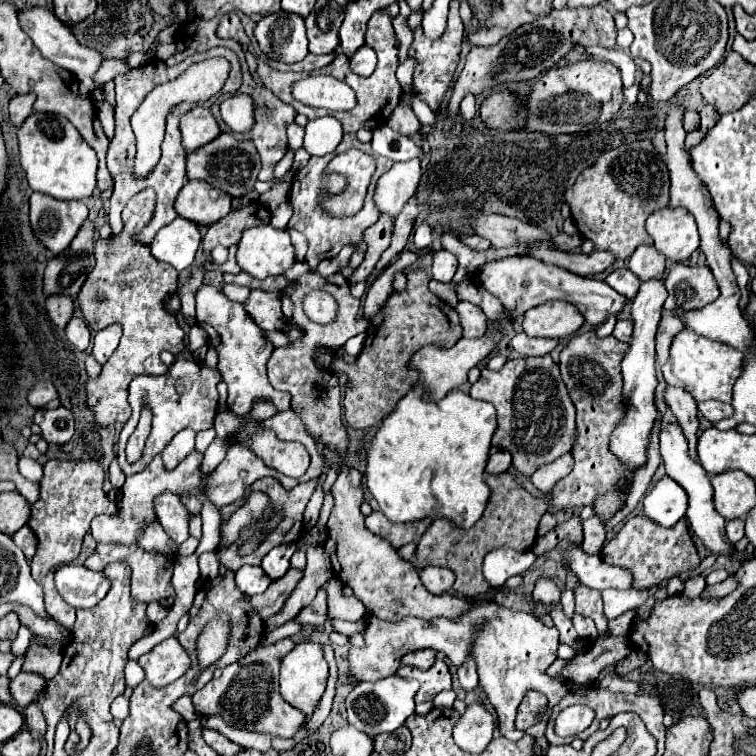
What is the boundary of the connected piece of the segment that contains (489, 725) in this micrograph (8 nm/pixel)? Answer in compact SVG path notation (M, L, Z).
M470 704L454 726L454 742L470 754L480 754L490 744L494 718L482 704Z

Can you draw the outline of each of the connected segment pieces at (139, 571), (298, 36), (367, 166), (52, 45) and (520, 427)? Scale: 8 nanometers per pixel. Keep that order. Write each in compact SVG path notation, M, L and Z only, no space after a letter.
M98 544L96 552L92 556L86 558L84 566L96 572L104 572L104 568L112 562L126 562L128 568L132 570L132 598L136 602L160 602L160 600L168 600L174 596L170 578L172 578L172 564L170 560L166 560L160 554L152 554L146 552L140 546L116 546L116 544Z
M278 10L264 16L254 30L260 50L282 62L300 62L308 54L304 18Z
M348 150L346 154L334 156L326 172L336 172L346 176L346 188L340 194L324 192L318 200L322 200L322 210L330 216L352 216L362 208L368 182L374 172L374 160L360 152L360 150Z
M30 8L30 10L22 10L20 12L20 24L24 28L24 32L32 38L34 46L42 52L44 58L48 58L50 62L54 62L60 68L66 68L68 72L72 72L78 80L80 80L80 94L82 96L90 96L94 90L94 74L98 72L100 64L104 62L104 56L100 52L96 52L96 48L88 48L88 46L80 46L76 36L68 30L68 26L64 26L54 14L50 14L46 8Z
M550 354L542 358L510 358L498 372L482 368L480 380L470 388L470 396L494 404L498 412L498 430L492 444L512 454L512 466L520 474L532 476L542 464L570 452L576 428L574 404Z

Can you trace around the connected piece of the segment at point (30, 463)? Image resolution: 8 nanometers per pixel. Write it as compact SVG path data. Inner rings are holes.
M20 458L18 468L20 468L20 474L22 474L24 478L28 478L30 482L34 482L34 484L38 484L38 482L40 482L40 476L42 476L42 466L40 466L36 460L30 460L30 458Z

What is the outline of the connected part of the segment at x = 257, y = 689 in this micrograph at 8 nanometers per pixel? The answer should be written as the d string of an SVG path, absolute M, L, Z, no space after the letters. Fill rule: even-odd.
M286 638L276 642L274 646L260 648L260 660L242 660L234 662L224 668L222 676L218 680L210 680L202 690L198 690L194 698L194 708L200 714L214 714L230 722L232 726L248 732L264 732L264 734L274 734L280 738L292 738L296 730L302 728L306 722L306 716L292 708L278 692L278 670L280 670L280 660L292 652L294 640Z

